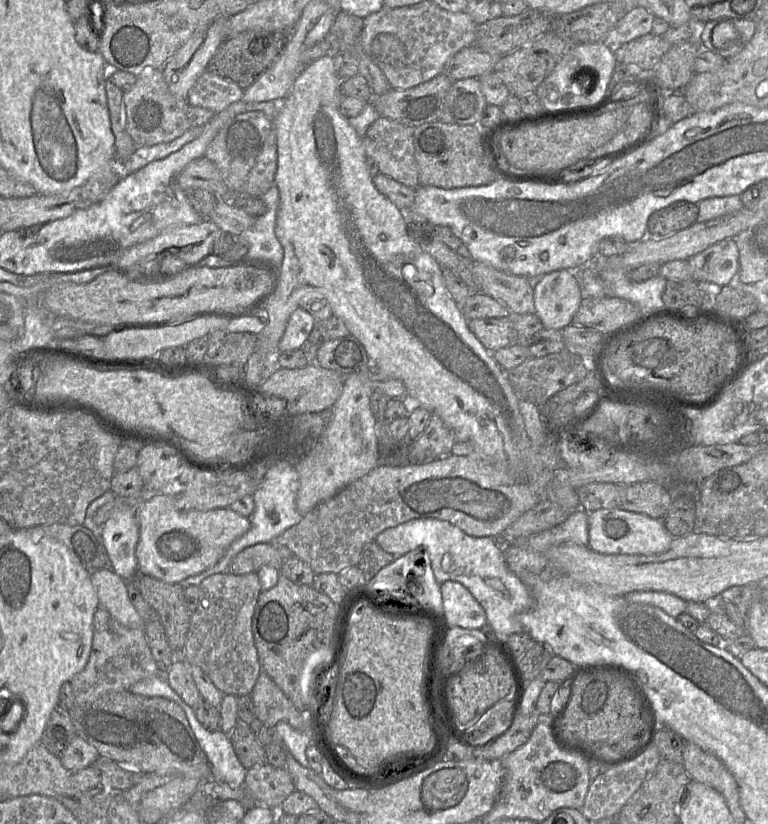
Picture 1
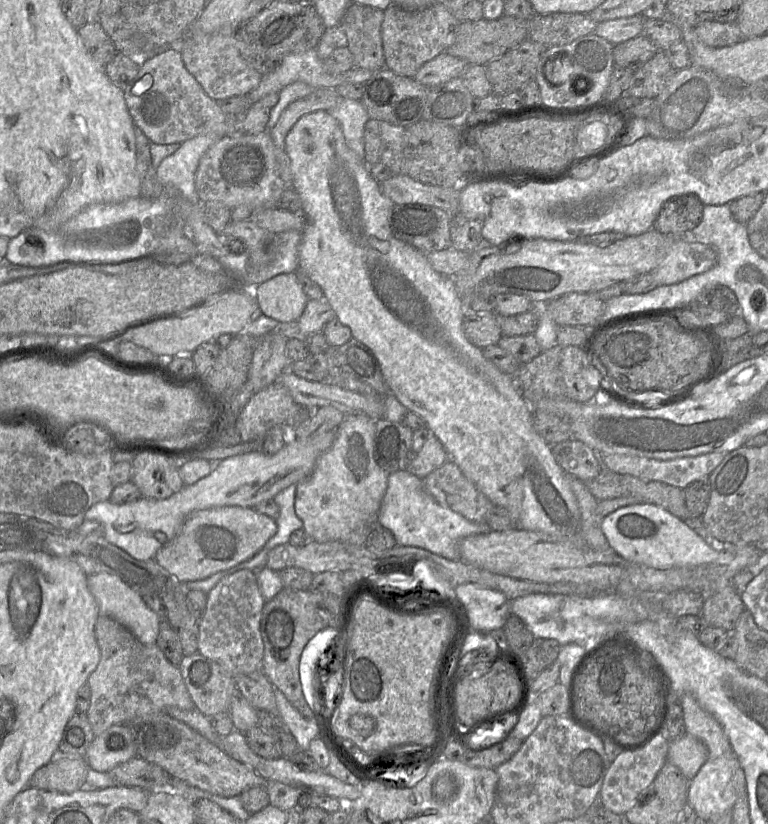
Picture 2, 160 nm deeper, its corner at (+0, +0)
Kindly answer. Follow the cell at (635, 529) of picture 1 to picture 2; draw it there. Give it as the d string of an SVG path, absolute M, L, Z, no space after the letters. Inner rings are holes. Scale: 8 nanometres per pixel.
M654 504L618 508L602 519L601 529L610 547L621 558L655 569L726 565L735 558L736 544L717 544L707 535L700 535L690 523Z

